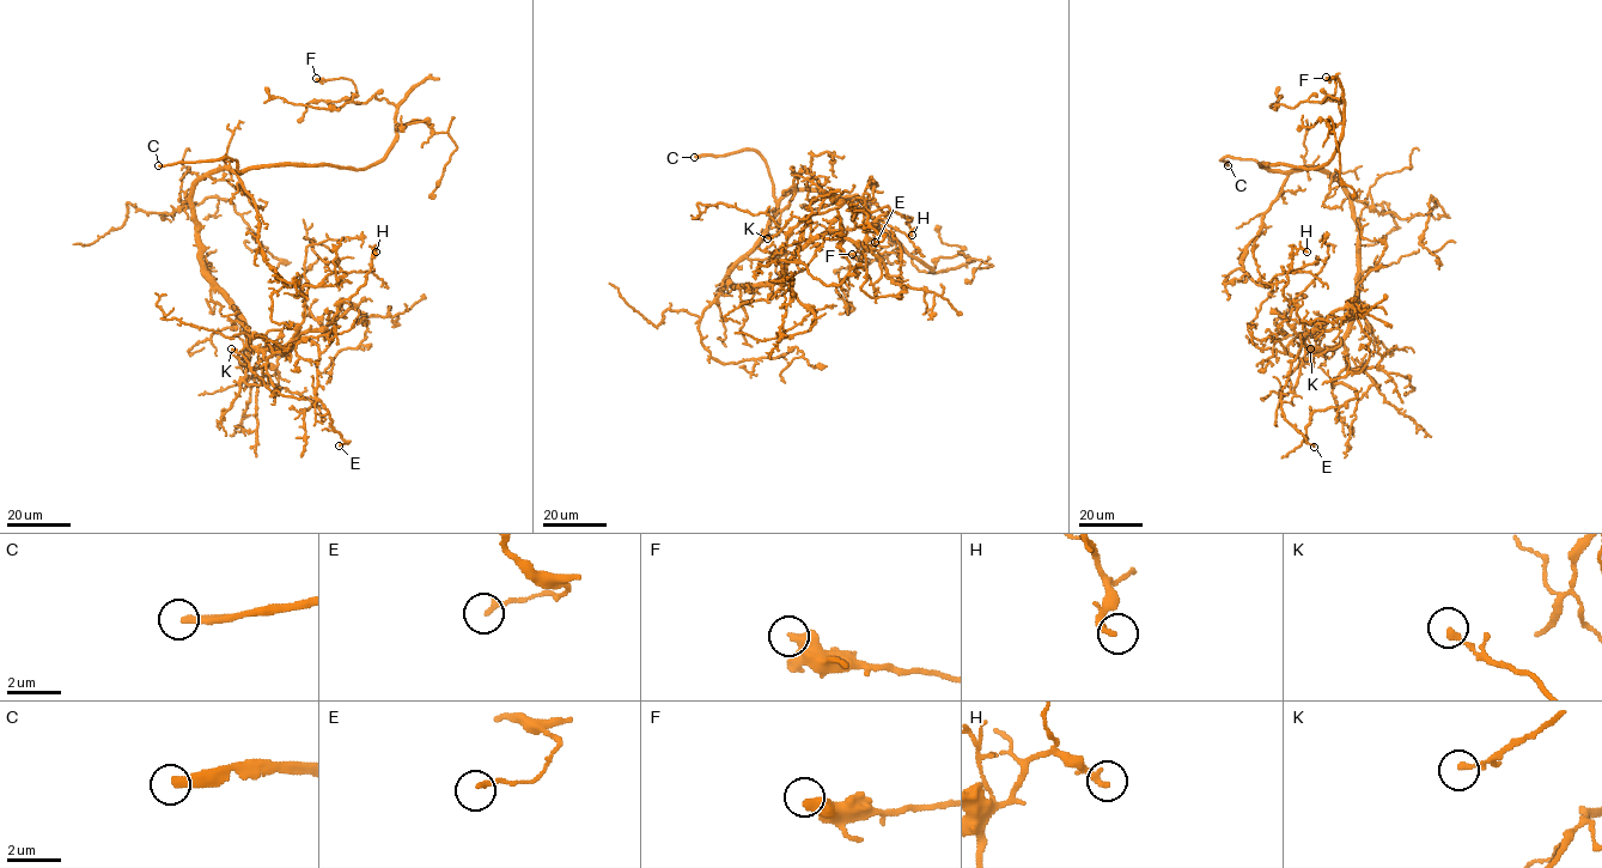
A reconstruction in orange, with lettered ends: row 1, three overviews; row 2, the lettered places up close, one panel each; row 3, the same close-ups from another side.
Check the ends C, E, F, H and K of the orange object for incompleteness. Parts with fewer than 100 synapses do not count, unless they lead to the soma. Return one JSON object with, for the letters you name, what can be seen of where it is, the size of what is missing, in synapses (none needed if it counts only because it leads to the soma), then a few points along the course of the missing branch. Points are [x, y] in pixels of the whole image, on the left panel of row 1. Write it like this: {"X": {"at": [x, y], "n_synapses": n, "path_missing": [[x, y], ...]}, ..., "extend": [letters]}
{"C": {"at": [158, 165], "path_missing": [[158, 165], [150, 155], [128, 150], [85, 155]]}, "extend": ["C"]}

